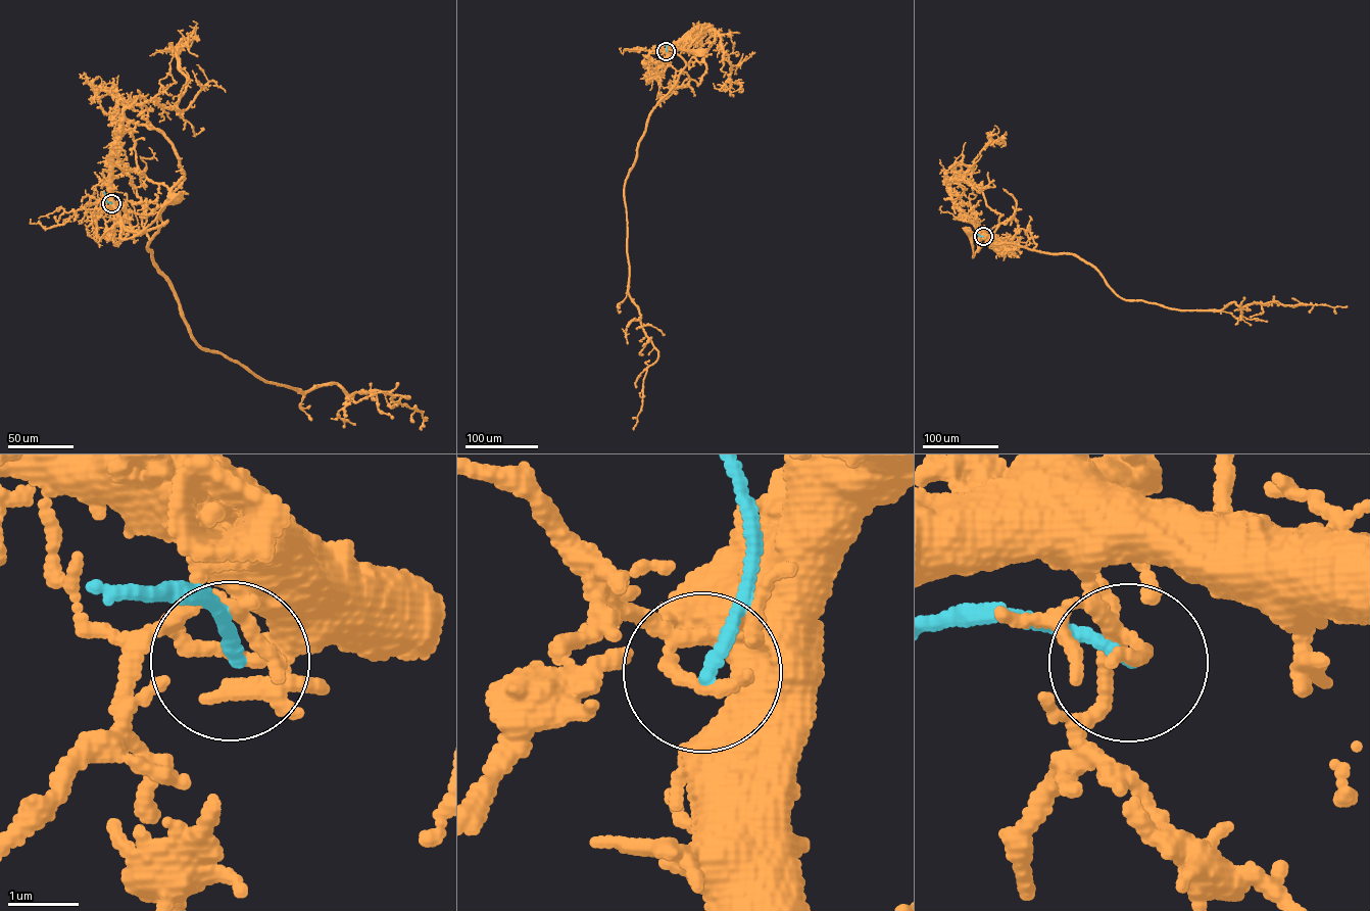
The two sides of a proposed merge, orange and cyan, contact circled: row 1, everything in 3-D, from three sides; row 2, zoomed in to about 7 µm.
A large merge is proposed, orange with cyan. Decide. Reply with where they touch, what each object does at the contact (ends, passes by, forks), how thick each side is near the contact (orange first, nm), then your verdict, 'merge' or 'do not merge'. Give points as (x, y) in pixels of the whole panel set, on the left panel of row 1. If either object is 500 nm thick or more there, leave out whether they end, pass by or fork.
place (111, 203); orange ends; cyan ends; calibres 200 and 170 nm; do not merge

